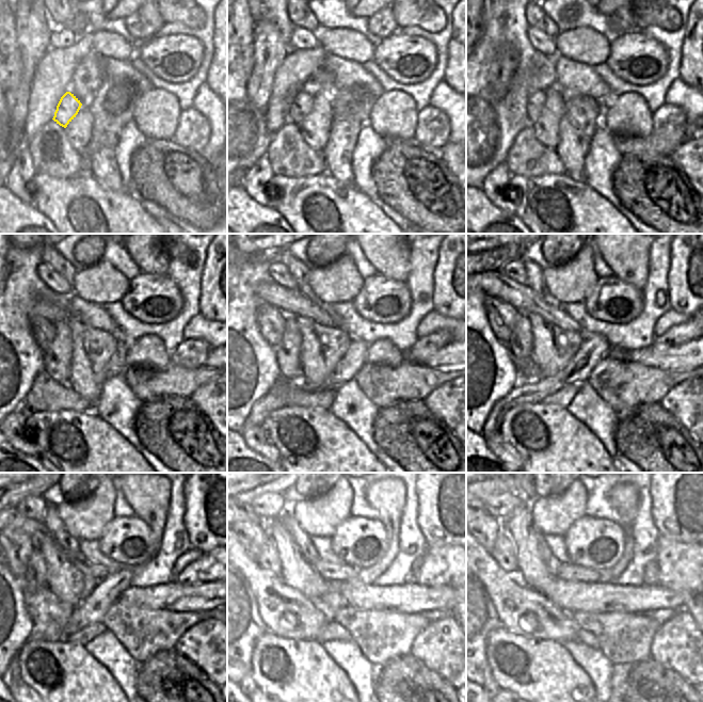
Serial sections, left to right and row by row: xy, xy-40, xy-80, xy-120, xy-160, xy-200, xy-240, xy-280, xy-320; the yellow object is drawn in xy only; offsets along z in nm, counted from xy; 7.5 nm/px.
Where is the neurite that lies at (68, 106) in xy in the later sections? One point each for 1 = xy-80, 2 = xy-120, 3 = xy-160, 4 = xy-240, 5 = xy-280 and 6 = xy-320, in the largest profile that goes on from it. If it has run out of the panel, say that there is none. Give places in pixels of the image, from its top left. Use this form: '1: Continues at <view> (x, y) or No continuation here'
1: Continues at xy-80 (536, 104)
2: Continues at xy-120 (43, 331)
3: Continues at xy-160 (270, 320)
4: Continues at xy-240 (16, 546)
5: Continues at xy-280 (251, 533)
6: Continues at xy-320 (488, 528).

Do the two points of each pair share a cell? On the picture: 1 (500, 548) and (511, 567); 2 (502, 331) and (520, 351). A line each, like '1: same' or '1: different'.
1: same
2: different

